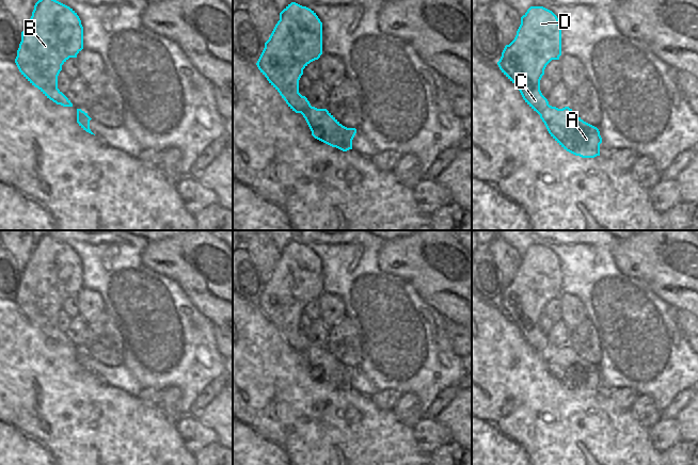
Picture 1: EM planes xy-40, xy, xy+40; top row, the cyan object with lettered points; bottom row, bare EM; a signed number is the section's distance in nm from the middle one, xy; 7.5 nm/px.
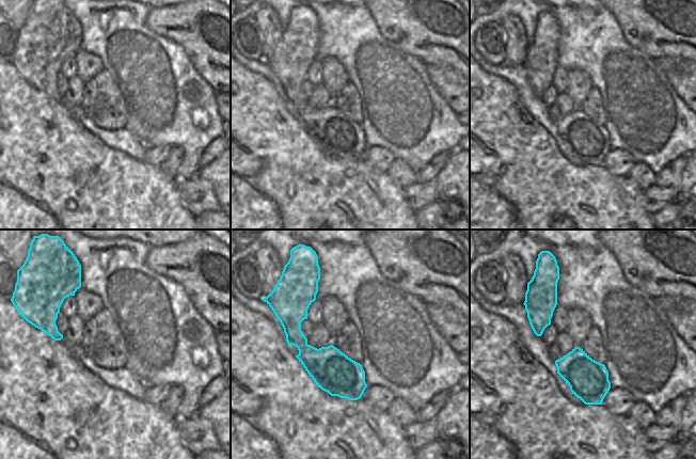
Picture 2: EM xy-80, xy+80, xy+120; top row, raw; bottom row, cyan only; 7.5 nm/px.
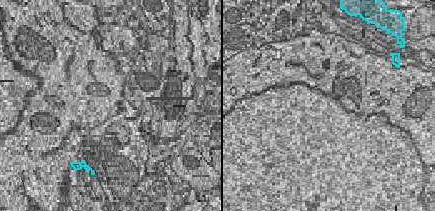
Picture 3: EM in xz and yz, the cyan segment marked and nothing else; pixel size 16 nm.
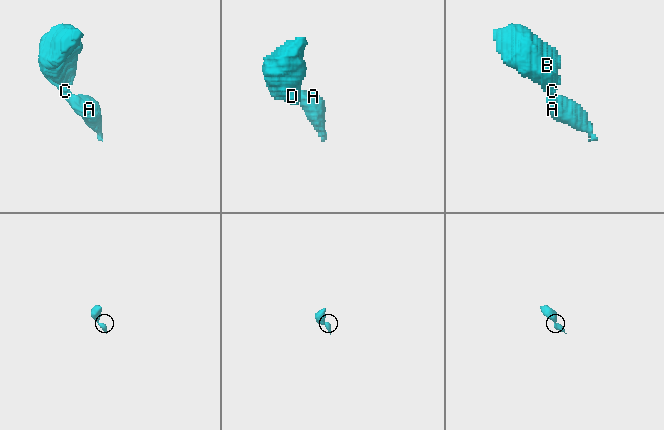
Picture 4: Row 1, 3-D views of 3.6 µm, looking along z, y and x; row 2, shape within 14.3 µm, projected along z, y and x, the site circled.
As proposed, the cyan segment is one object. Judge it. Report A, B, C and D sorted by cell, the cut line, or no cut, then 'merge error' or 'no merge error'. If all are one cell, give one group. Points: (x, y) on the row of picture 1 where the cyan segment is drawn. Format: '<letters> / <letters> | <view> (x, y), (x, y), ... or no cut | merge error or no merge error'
A B C D | no cut | no merge error

